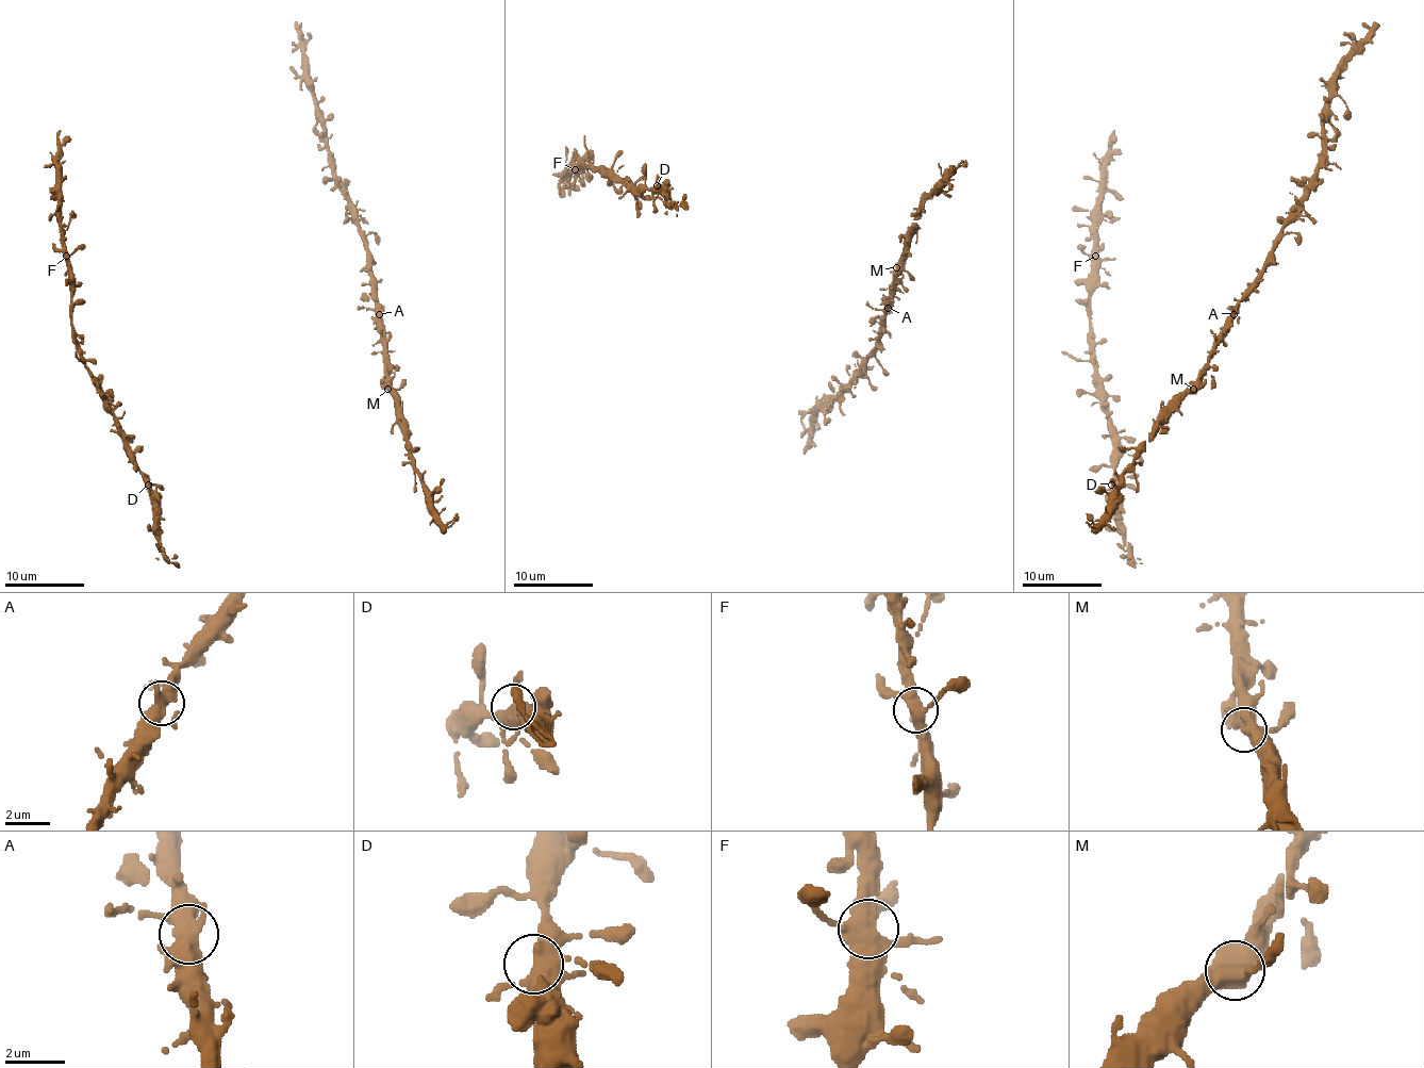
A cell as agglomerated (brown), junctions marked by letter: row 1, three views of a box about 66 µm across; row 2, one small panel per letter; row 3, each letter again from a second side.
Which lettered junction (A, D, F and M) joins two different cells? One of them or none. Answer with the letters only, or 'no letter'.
no letter

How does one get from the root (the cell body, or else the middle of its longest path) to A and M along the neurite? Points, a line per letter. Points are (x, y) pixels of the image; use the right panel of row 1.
A: (1161, 430), (1161, 416), (1197, 381), (1216, 335), (1232, 313)
M: (1161, 430), (1161, 425), (1193, 389)

